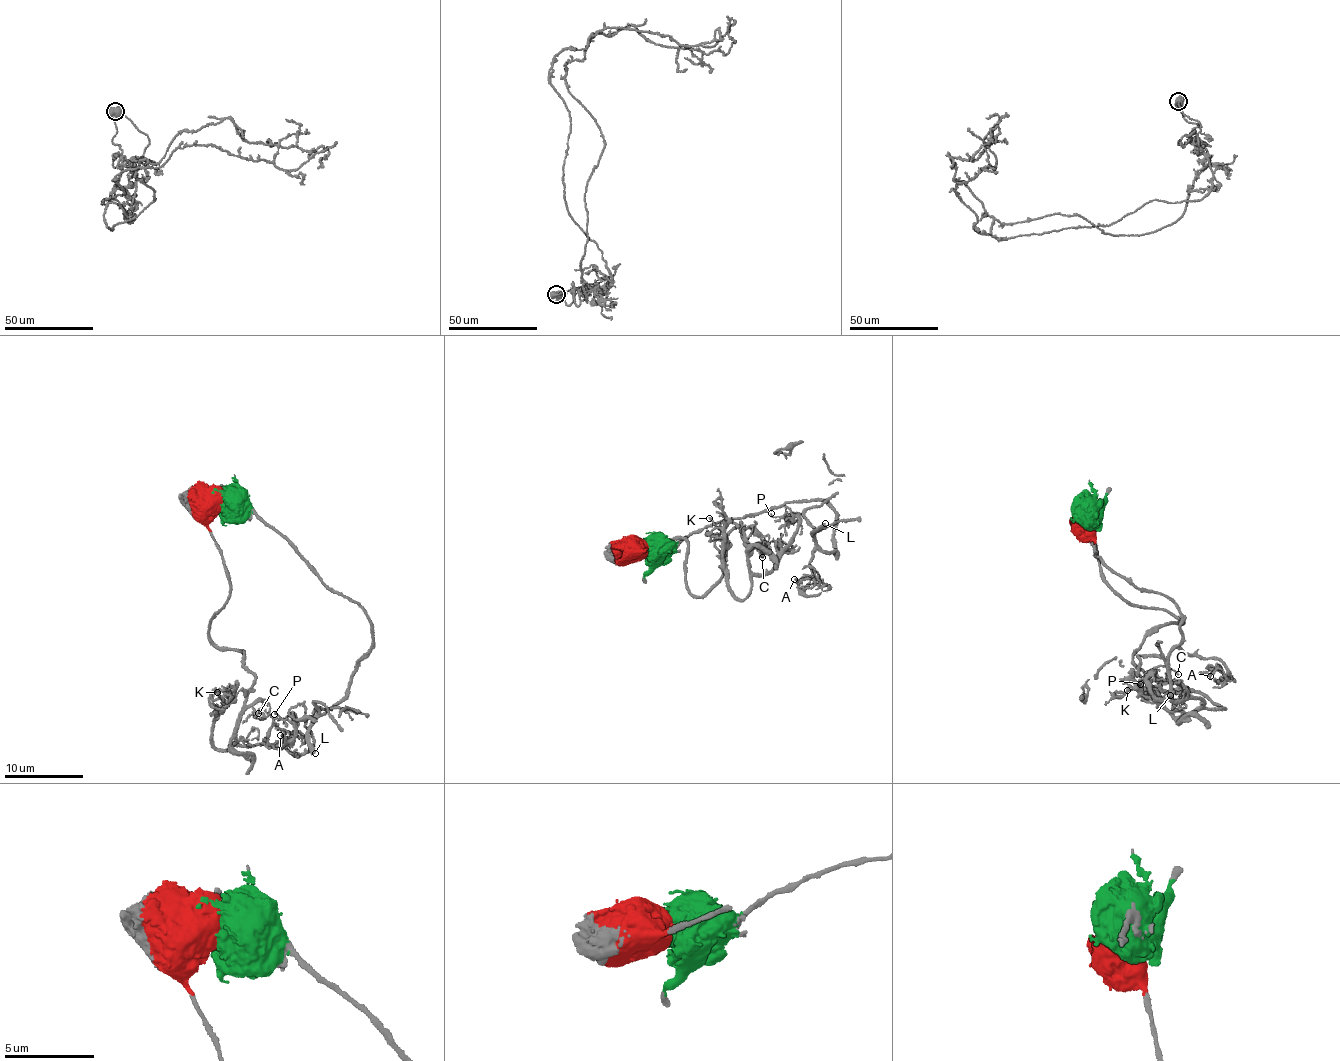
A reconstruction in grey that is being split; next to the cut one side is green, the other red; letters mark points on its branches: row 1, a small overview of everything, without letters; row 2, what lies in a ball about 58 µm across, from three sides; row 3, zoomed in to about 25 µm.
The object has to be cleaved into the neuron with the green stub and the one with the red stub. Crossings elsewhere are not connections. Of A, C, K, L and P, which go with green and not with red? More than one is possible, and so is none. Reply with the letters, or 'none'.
A, L

